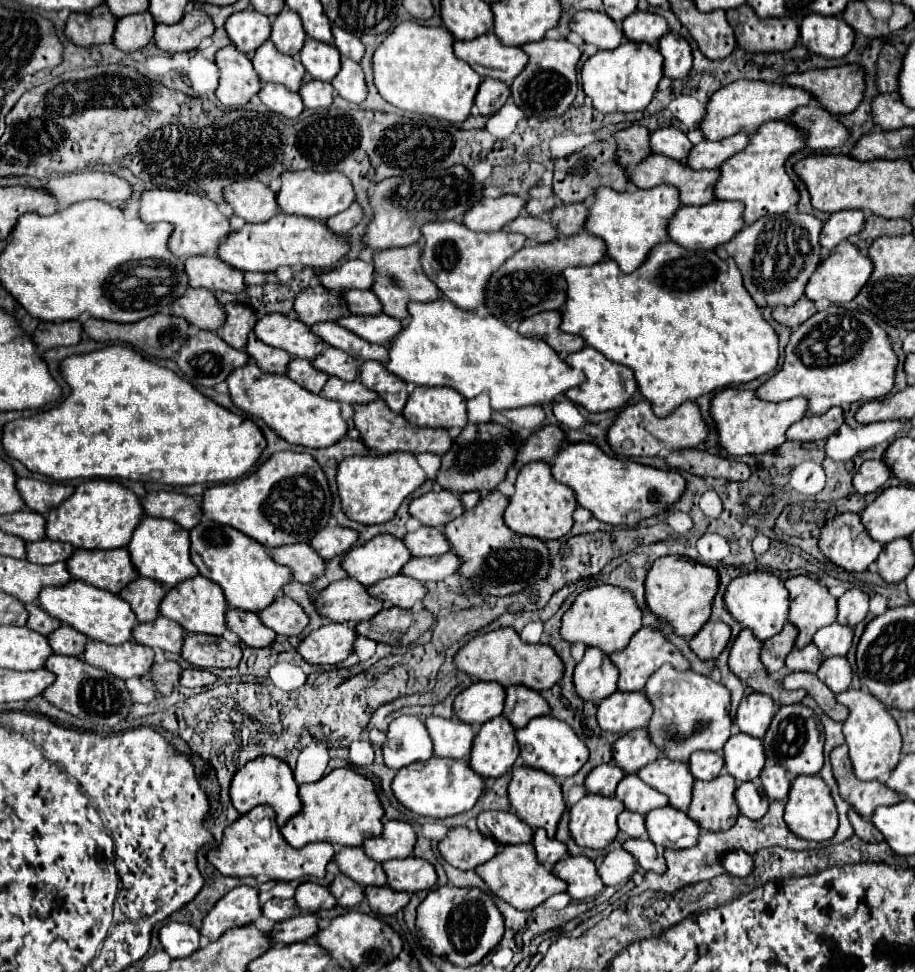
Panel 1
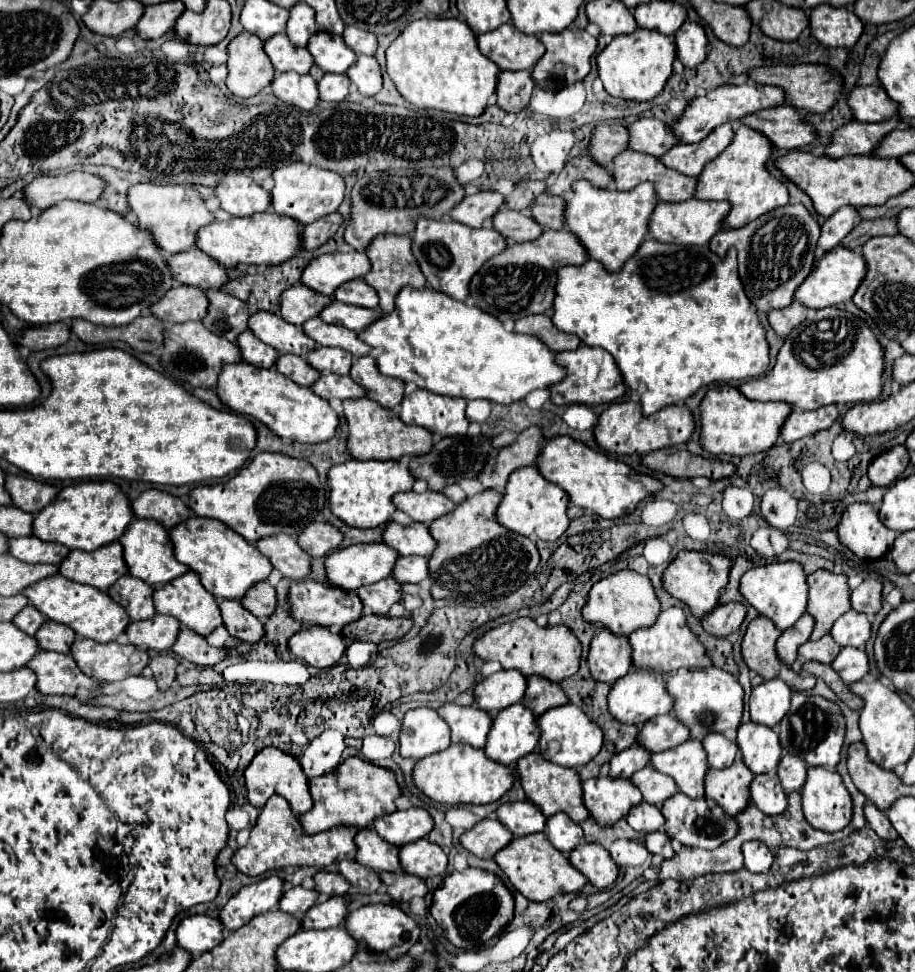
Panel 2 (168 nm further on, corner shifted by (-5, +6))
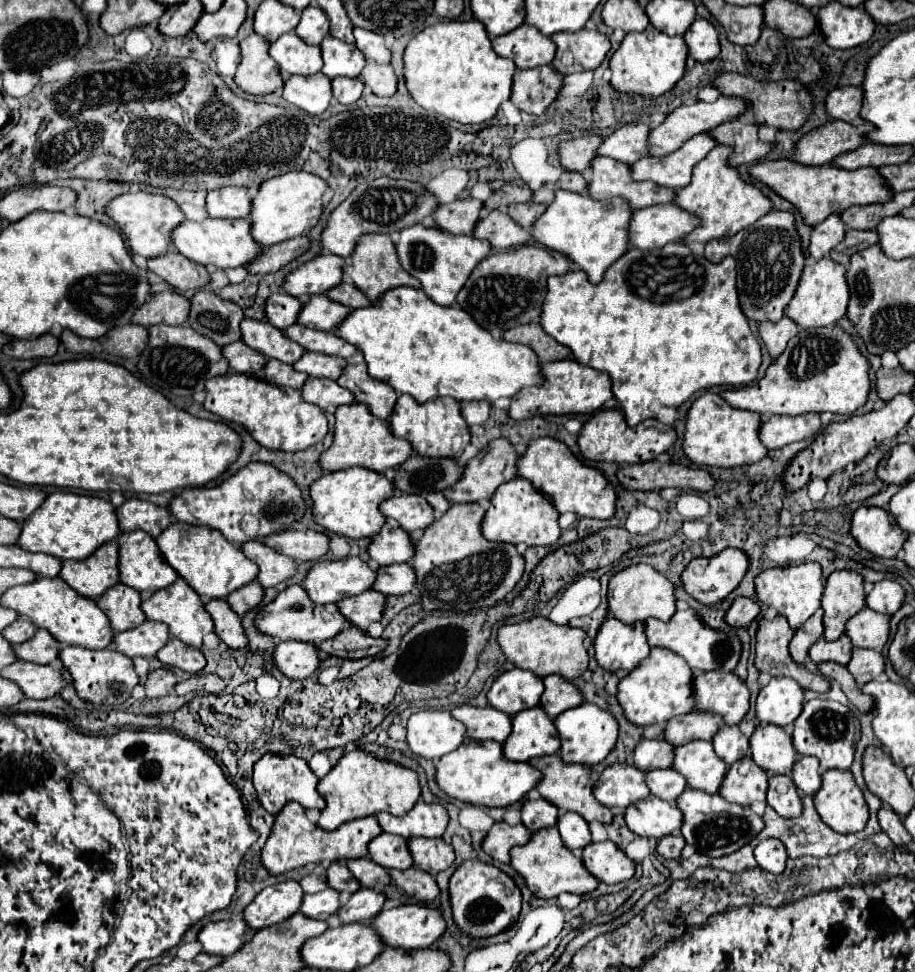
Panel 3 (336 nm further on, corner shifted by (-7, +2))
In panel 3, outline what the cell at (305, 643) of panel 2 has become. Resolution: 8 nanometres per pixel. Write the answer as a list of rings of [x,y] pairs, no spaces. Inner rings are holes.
[[[281,641],[273,653],[277,669],[291,679],[307,679],[321,667],[319,647],[299,641]]]

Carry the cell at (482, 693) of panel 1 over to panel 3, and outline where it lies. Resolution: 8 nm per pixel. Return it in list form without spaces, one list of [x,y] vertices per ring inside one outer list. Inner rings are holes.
[[[511,669],[501,673],[493,681],[487,693],[487,701],[491,707],[505,711],[507,715],[515,715],[523,709],[535,707],[539,703],[541,693],[543,693],[541,677],[533,675],[531,671]]]

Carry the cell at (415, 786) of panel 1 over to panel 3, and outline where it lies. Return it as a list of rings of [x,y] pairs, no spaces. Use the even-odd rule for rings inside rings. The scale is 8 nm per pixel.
[[[465,739],[455,751],[443,755],[435,765],[437,785],[453,799],[479,807],[507,807],[527,795],[541,773],[529,763],[511,763],[503,759],[501,743]]]

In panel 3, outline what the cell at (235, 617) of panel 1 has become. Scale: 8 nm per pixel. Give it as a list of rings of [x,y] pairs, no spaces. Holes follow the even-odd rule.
[[[211,599],[205,603],[205,609],[215,621],[215,633],[221,637],[223,643],[227,643],[231,649],[243,649],[247,647],[249,639],[245,635],[245,627],[241,623],[241,617],[231,611],[231,607],[223,599]]]

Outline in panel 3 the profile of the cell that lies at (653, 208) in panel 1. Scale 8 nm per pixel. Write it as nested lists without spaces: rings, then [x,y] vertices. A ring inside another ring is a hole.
[[[555,191],[555,201],[533,225],[533,237],[549,249],[567,253],[571,261],[589,275],[591,283],[601,283],[607,267],[629,249],[627,223],[631,215],[633,211],[625,199],[597,201],[573,191]]]

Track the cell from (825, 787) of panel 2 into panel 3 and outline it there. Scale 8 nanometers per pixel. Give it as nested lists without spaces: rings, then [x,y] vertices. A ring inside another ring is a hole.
[[[825,771],[821,779],[821,787],[813,797],[815,801],[815,811],[823,819],[825,825],[829,825],[835,833],[857,833],[863,831],[867,819],[869,819],[869,809],[863,799],[861,789],[855,785],[855,779],[851,771]]]

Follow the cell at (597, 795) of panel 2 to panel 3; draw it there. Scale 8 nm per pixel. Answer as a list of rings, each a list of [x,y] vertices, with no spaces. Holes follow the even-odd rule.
[[[609,765],[597,783],[593,785],[595,799],[605,807],[629,807],[639,799],[649,797],[649,787],[645,785],[645,773],[633,765]]]

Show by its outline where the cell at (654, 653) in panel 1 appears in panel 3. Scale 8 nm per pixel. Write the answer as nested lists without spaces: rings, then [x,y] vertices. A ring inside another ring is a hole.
[[[693,609],[675,611],[675,615],[671,617],[669,623],[661,623],[657,619],[647,619],[645,635],[647,635],[649,647],[667,647],[669,651],[675,651],[677,655],[681,655],[687,661],[687,665],[693,671],[729,673],[737,665],[739,655],[741,655],[741,641],[737,639],[735,633],[721,633],[721,631],[707,627],[705,623],[701,623],[701,619],[697,617],[697,613]]]

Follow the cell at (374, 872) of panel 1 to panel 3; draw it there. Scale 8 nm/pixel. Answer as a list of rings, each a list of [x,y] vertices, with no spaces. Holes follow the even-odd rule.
[[[381,833],[369,843],[369,857],[385,869],[409,869],[413,863],[407,841],[389,833]]]

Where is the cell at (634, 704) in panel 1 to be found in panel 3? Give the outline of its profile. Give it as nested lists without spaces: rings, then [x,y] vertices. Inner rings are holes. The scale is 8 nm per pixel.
[[[651,649],[651,655],[643,659],[629,675],[619,681],[617,699],[623,707],[623,713],[637,727],[645,727],[651,723],[665,723],[675,715],[683,715],[693,711],[693,689],[691,689],[691,669],[685,659],[671,653],[669,649]]]

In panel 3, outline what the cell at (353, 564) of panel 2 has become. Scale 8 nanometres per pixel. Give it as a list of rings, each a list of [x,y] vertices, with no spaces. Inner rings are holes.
[[[361,557],[319,561],[311,567],[303,587],[315,603],[339,603],[373,587],[377,571]]]

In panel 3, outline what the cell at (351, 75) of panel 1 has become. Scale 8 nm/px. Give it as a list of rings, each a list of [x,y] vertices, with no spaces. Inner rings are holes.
[[[369,61],[361,71],[361,79],[377,97],[389,97],[397,91],[397,77],[389,63]]]

